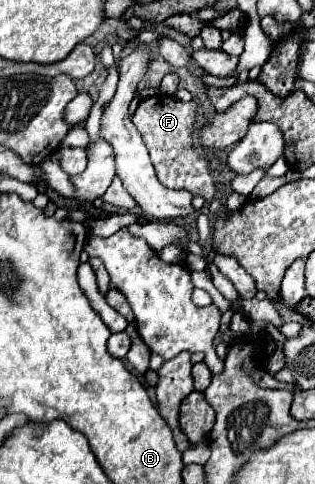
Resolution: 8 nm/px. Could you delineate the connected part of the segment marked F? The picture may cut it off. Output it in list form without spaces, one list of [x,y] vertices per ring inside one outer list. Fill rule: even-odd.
[[[156,94],[150,98],[144,98],[134,116],[132,122],[142,134],[142,140],[150,152],[150,160],[154,164],[158,180],[172,190],[188,190],[194,196],[202,196],[206,202],[210,202],[216,194],[216,184],[212,180],[212,170],[208,164],[208,158],[194,146],[194,128],[196,128],[196,116],[198,116],[198,102],[180,102],[174,96]]]

